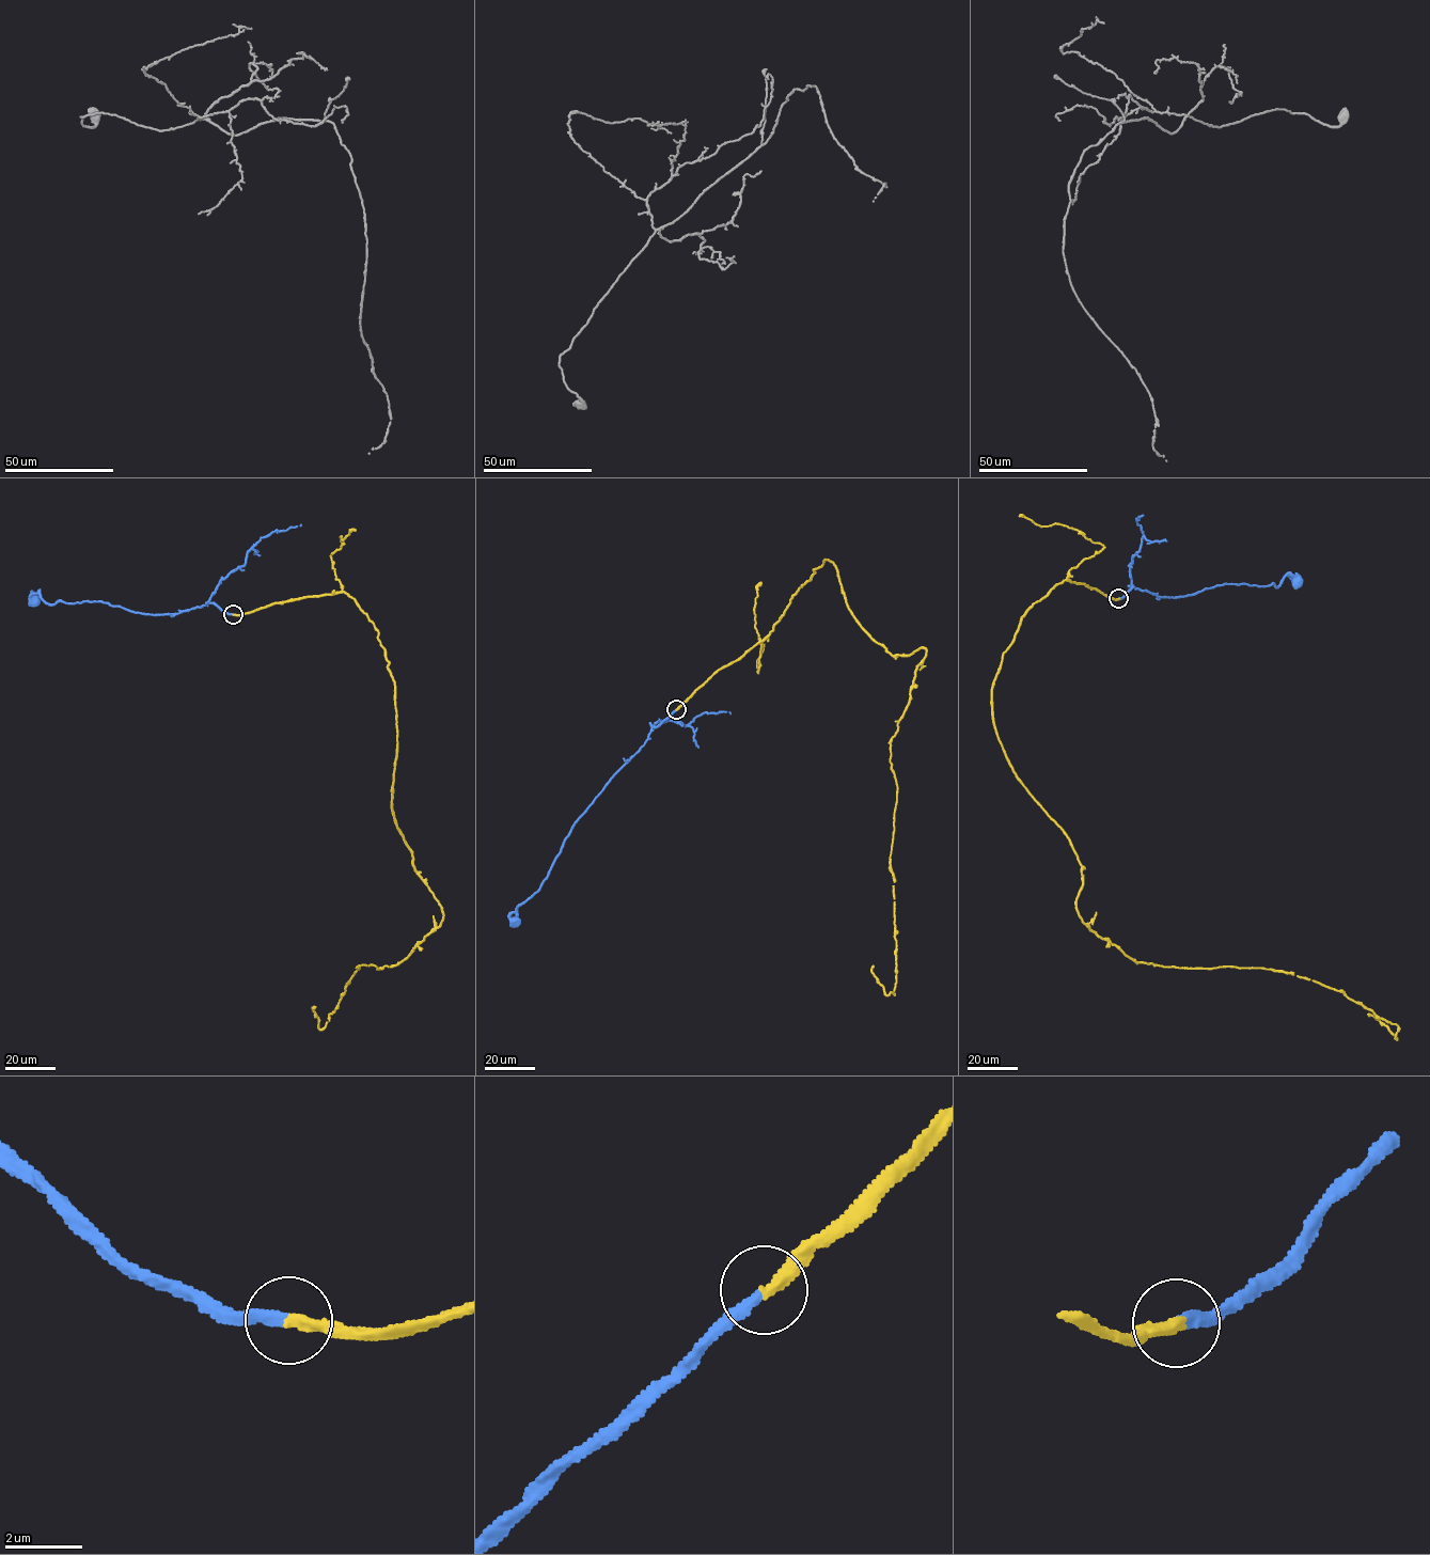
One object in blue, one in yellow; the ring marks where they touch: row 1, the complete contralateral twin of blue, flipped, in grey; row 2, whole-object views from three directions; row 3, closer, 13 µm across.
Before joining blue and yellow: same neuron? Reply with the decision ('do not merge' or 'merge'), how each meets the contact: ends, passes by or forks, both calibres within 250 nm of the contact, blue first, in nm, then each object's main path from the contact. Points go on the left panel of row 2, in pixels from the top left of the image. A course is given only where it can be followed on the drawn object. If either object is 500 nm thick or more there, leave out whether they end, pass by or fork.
merge; blue ends there; yellow ends there; 280 nm thick on the blue side, 320 nm on the other; blue runs (233, 614), (211, 602), (176, 613), (154, 615), (94, 600), (48, 603), (38, 592), (34, 600); yellow runs (233, 614), (345, 592), (394, 681), (392, 814), (442, 920), (398, 962), (357, 967), (321, 1030), (315, 1006)

